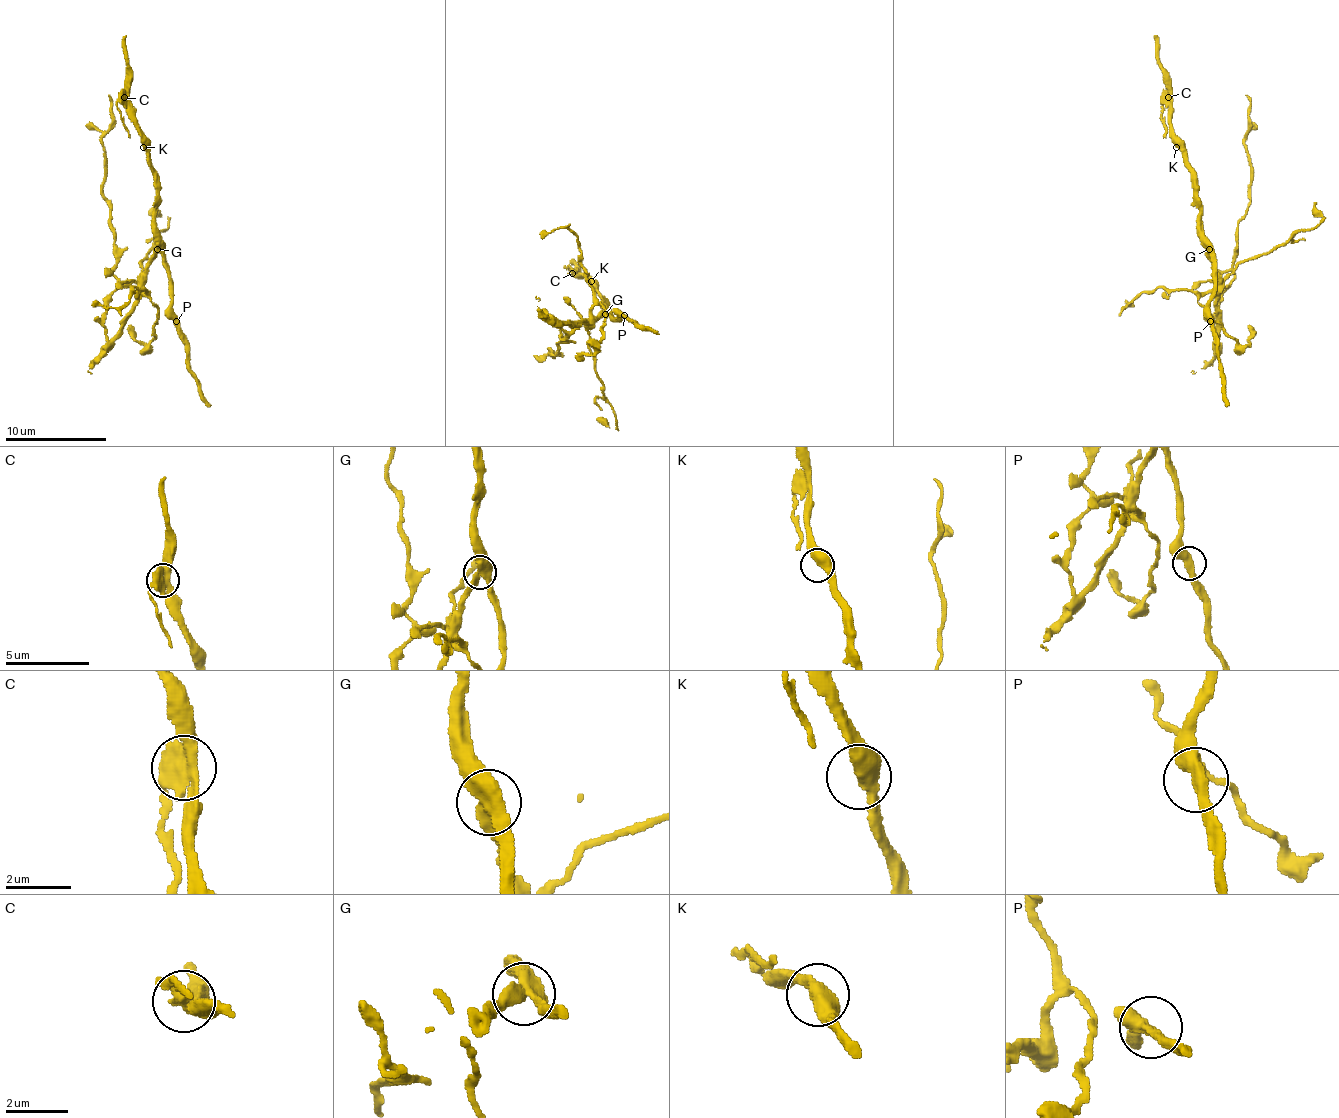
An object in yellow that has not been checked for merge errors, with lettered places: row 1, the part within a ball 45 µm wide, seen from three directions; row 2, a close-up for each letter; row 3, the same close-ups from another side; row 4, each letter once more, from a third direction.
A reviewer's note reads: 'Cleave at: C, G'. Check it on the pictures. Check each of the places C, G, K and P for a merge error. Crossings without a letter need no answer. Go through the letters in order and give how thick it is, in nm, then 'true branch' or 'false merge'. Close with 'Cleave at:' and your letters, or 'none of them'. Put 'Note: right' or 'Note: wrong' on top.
Note: right
C: 420 nm thick; false merge
G: 440 nm thick; false merge
K: 500 nm thick; true branch
P: 400 nm thick; true branch
Cleave at: C, G

